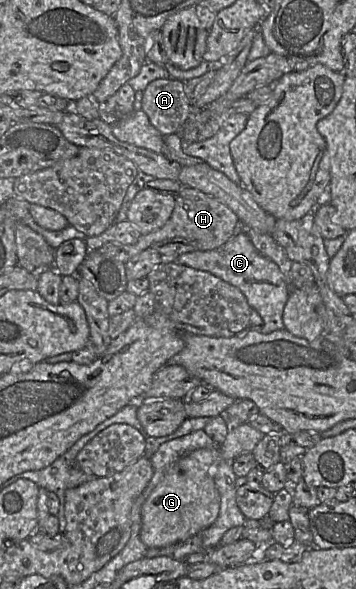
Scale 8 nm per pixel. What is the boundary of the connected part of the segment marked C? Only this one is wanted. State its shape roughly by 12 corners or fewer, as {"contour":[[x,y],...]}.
{"contour":[[243,224],[220,248],[177,263],[237,287],[263,319],[249,330],[285,328],[291,288],[257,251]]}

